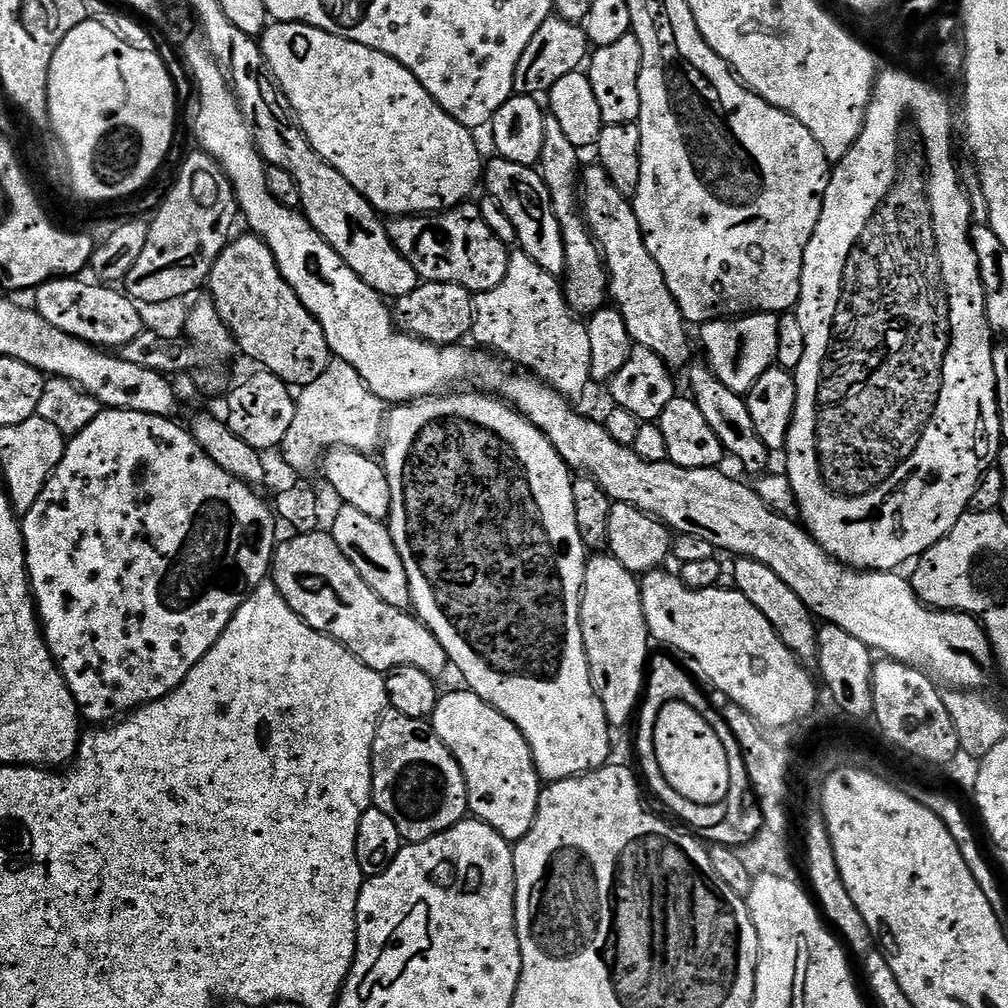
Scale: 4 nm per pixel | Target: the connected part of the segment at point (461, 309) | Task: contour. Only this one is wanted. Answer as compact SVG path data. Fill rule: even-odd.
M422 282L410 294L397 297L393 319L401 331L440 347L461 343L472 331L473 293L454 282Z

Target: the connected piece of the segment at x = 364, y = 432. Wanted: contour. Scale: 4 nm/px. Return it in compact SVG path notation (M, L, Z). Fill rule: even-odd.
M335 358L329 359L326 370L314 378L314 382L303 385L296 396L296 413L294 422L290 422L290 430L286 430L286 438L282 445L284 460L292 468L304 472L307 468L317 467L318 461L323 457L326 450L334 448L353 448L356 452L372 454L381 447L386 435L386 405L383 400L379 400L362 382L358 370L346 362Z

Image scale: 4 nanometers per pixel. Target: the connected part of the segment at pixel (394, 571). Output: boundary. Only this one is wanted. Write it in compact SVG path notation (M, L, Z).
M347 506L339 509L341 512L332 520L330 535L334 542L338 542L338 550L350 558L350 566L358 570L362 582L395 608L405 610L412 608L412 599L410 598L410 578L406 578L406 566L402 566L402 558L398 554L398 546L394 546L394 538L390 534L387 523L383 520L369 518L362 514L362 510L354 510Z

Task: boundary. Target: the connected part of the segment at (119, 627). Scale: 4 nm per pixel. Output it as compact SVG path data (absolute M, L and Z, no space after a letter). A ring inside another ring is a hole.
M125 408L101 410L98 418L65 443L62 462L46 482L38 502L23 513L24 549L28 567L28 583L42 625L44 640L50 654L56 659L66 686L76 699L81 717L92 726L108 726L121 714L143 709L145 706L170 694L202 662L204 655L222 638L222 630L230 626L230 618L246 603L252 591L269 579L272 558L278 547L276 528L278 520L273 509L259 496L251 484L226 474L198 446L187 427L175 419L154 414L131 412Z

